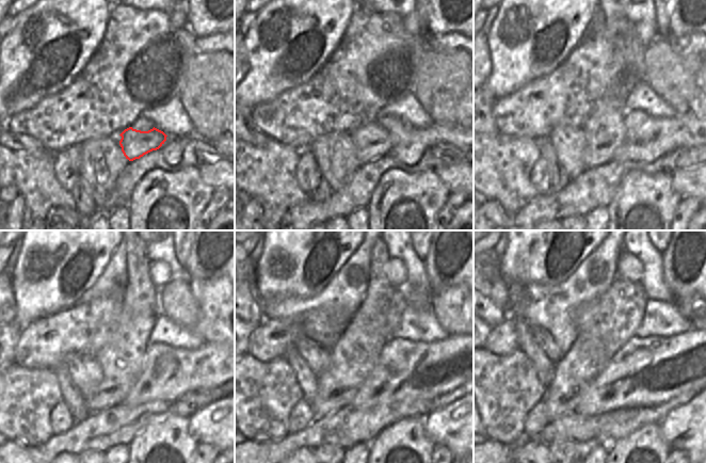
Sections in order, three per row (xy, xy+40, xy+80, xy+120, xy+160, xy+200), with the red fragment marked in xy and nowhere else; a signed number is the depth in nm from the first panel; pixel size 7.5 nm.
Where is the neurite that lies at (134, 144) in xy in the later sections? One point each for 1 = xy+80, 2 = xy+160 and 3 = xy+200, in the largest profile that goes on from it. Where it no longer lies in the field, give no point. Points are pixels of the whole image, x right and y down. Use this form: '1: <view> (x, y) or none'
1: xy+80 (602, 142)
2: xy+160 (337, 386)
3: xy+200 (570, 382)

